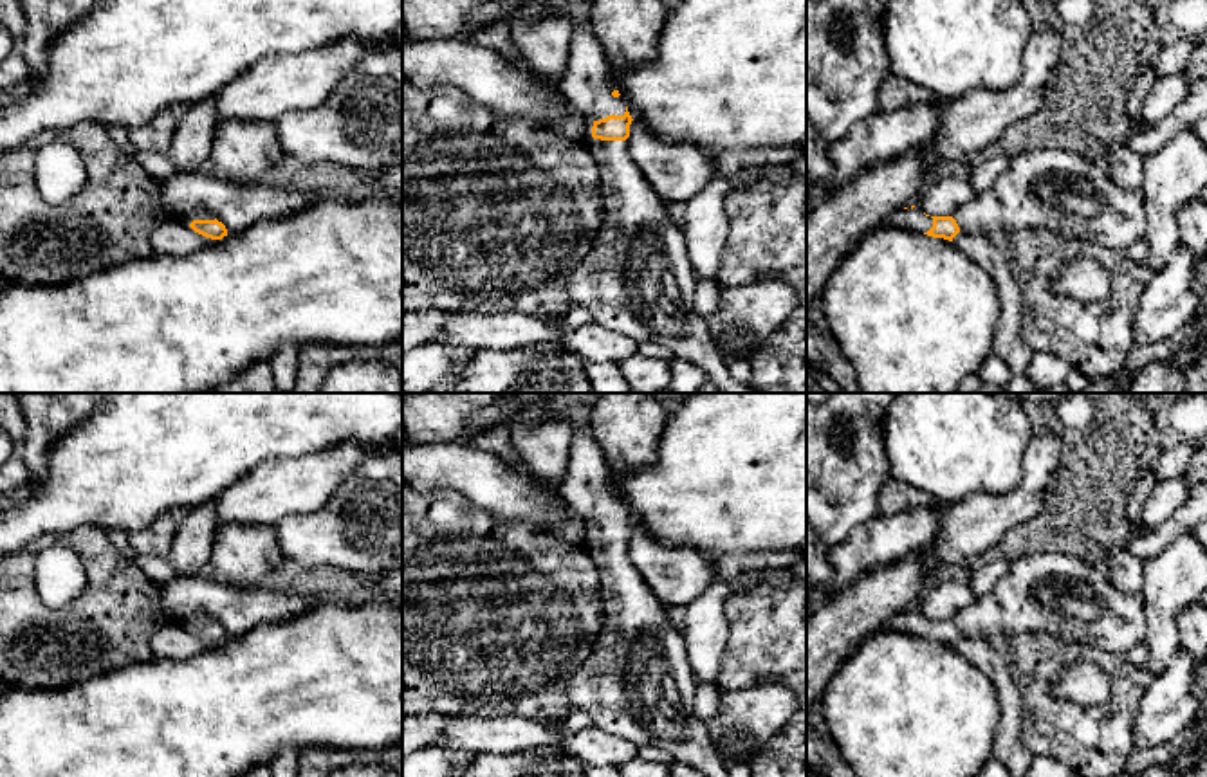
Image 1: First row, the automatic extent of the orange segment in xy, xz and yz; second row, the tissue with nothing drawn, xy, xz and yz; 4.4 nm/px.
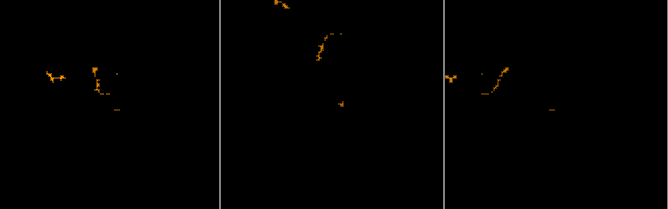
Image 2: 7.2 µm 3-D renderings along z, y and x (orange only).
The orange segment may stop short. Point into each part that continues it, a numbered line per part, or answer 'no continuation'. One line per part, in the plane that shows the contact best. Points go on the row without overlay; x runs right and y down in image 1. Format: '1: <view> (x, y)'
1: xz (589, 487)
2: xz (637, 684)

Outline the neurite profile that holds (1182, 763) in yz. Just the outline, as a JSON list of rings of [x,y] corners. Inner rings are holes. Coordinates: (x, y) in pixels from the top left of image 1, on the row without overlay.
[[[1207,736],[1193,750],[1182,752],[1171,757],[1171,761],[1167,763],[1167,768],[1185,777],[1196,766],[1196,763],[1203,757],[1205,748],[1207,748]]]

